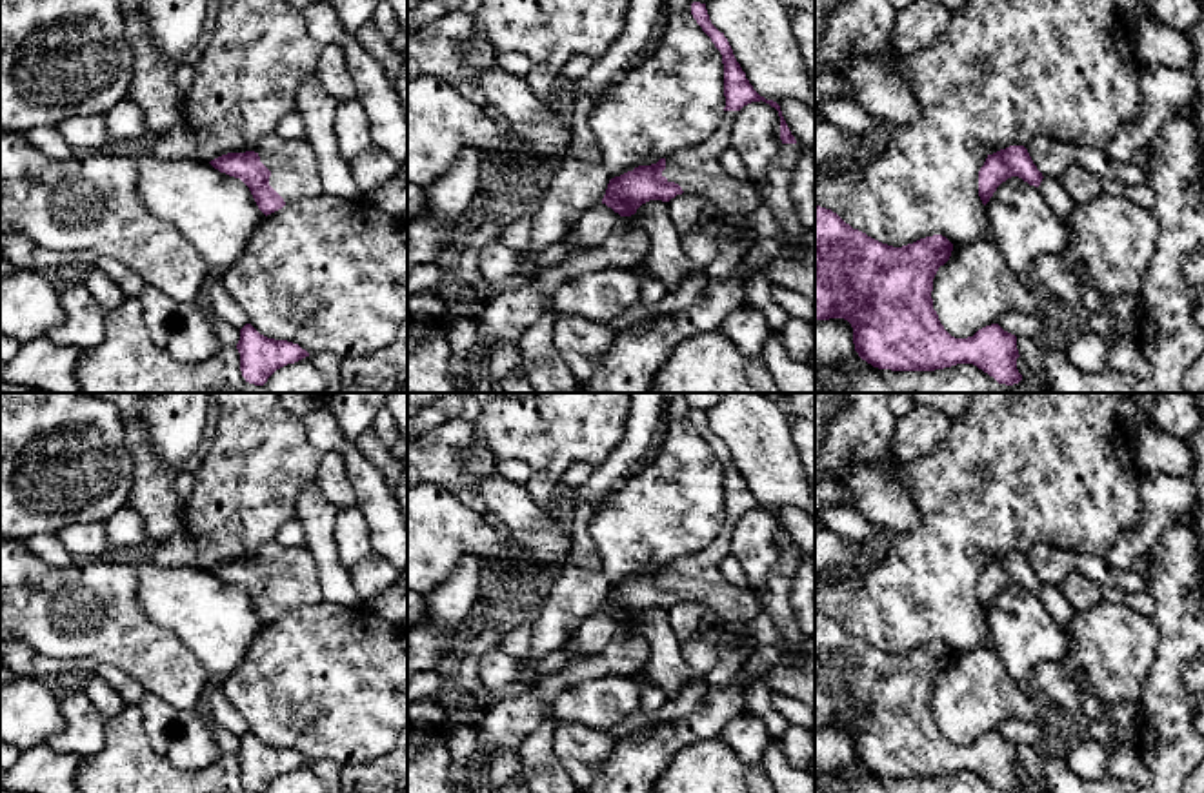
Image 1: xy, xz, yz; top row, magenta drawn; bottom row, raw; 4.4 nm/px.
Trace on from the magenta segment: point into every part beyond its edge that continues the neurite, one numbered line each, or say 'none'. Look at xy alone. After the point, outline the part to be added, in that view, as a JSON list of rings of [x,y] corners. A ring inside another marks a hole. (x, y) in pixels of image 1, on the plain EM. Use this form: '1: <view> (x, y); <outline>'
1: xy (293, 572); [[[273,540],[253,558],[271,578],[269,593],[284,606],[286,613],[324,600],[318,567],[306,546],[286,547]]]

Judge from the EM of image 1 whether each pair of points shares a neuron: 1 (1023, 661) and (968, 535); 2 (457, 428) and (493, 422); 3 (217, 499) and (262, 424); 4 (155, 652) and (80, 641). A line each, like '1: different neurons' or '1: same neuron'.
1: different neurons
2: different neurons
3: same neuron
4: same neuron

